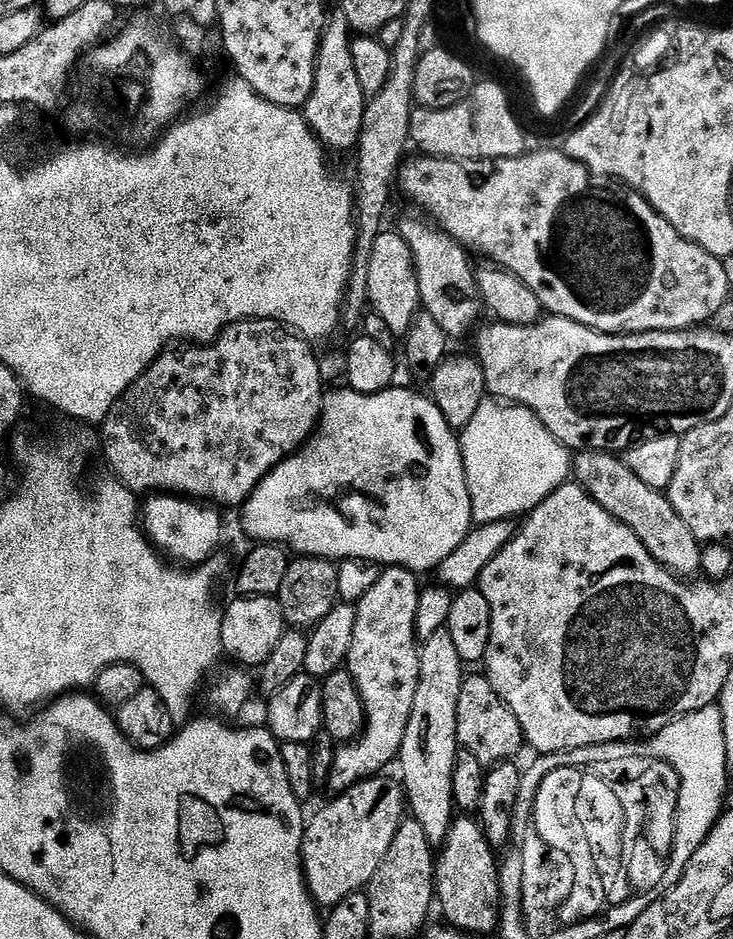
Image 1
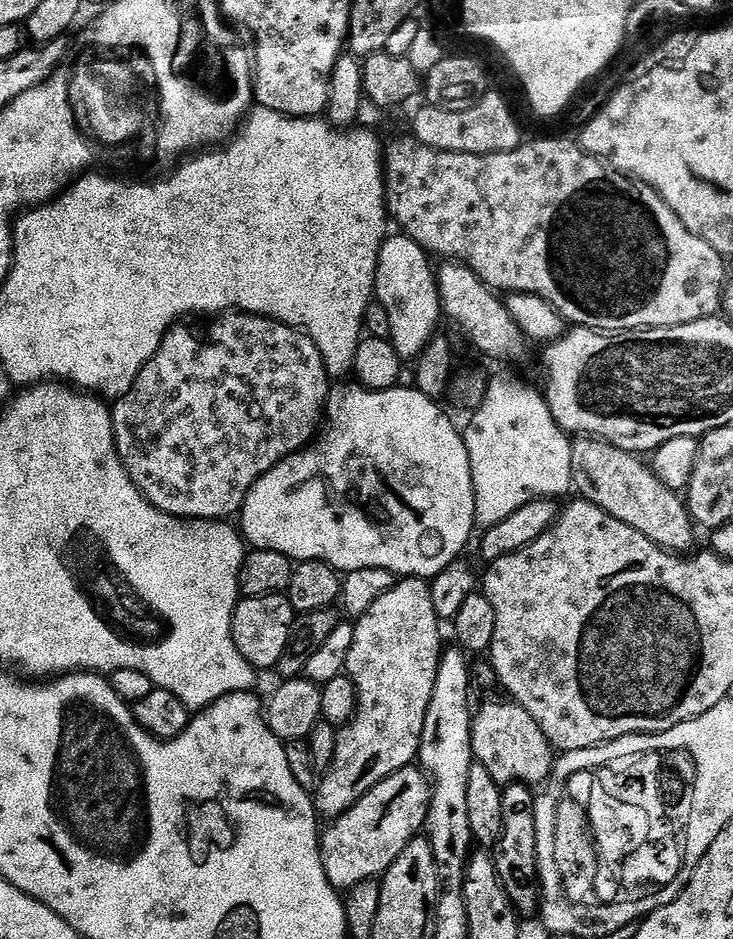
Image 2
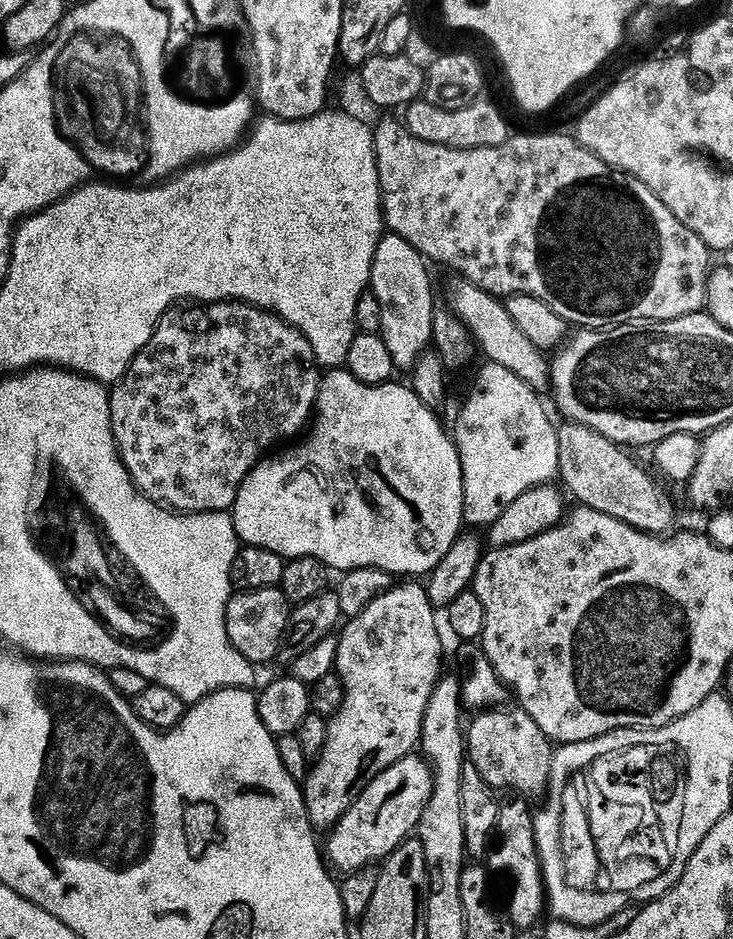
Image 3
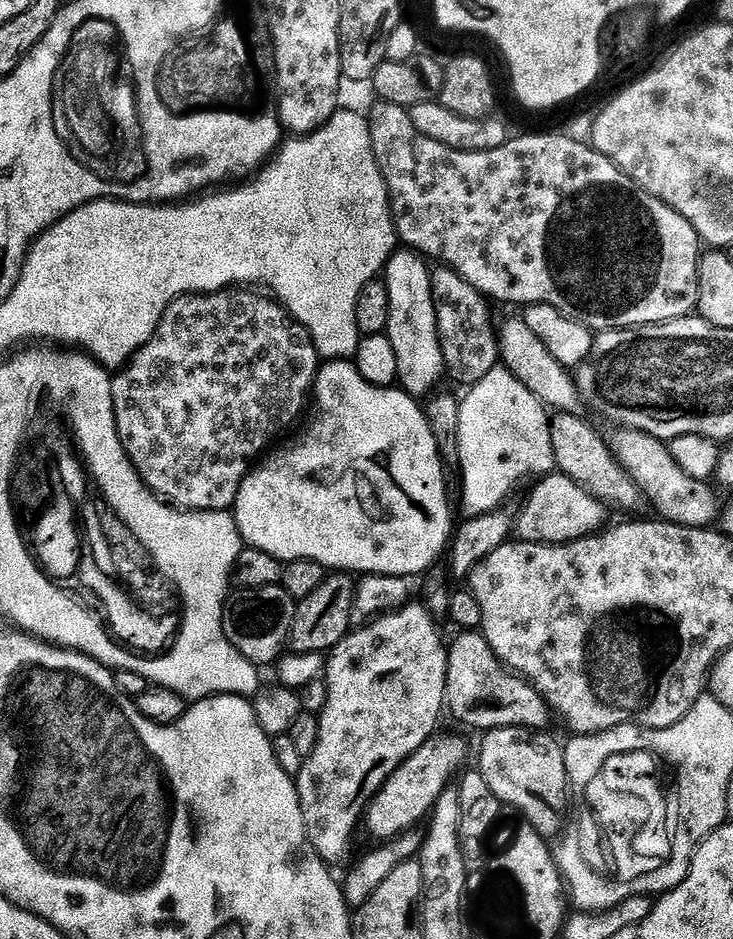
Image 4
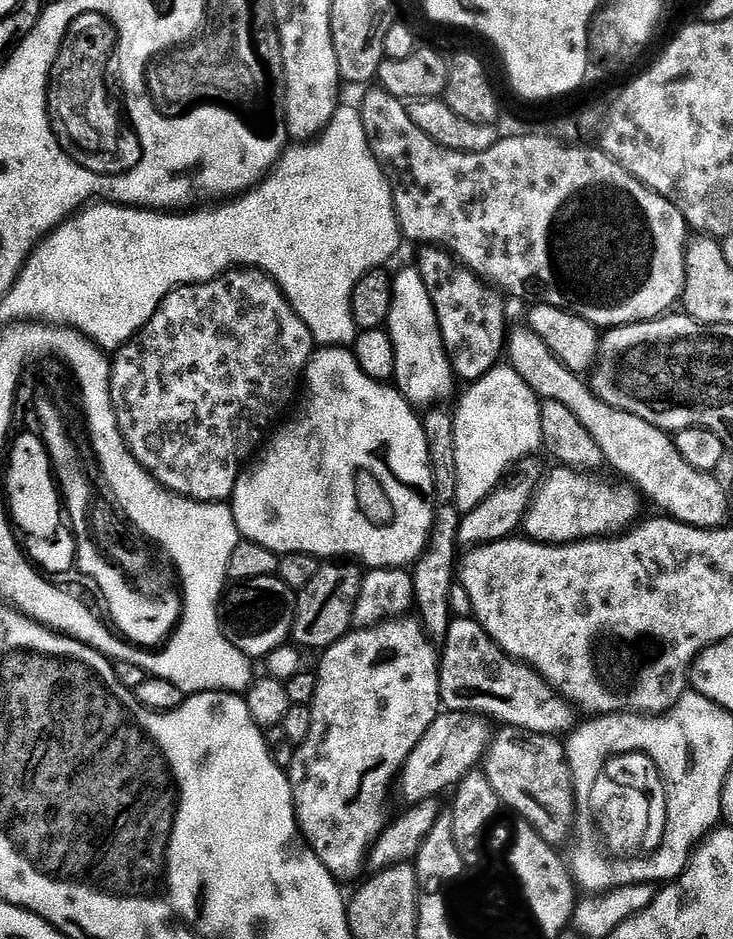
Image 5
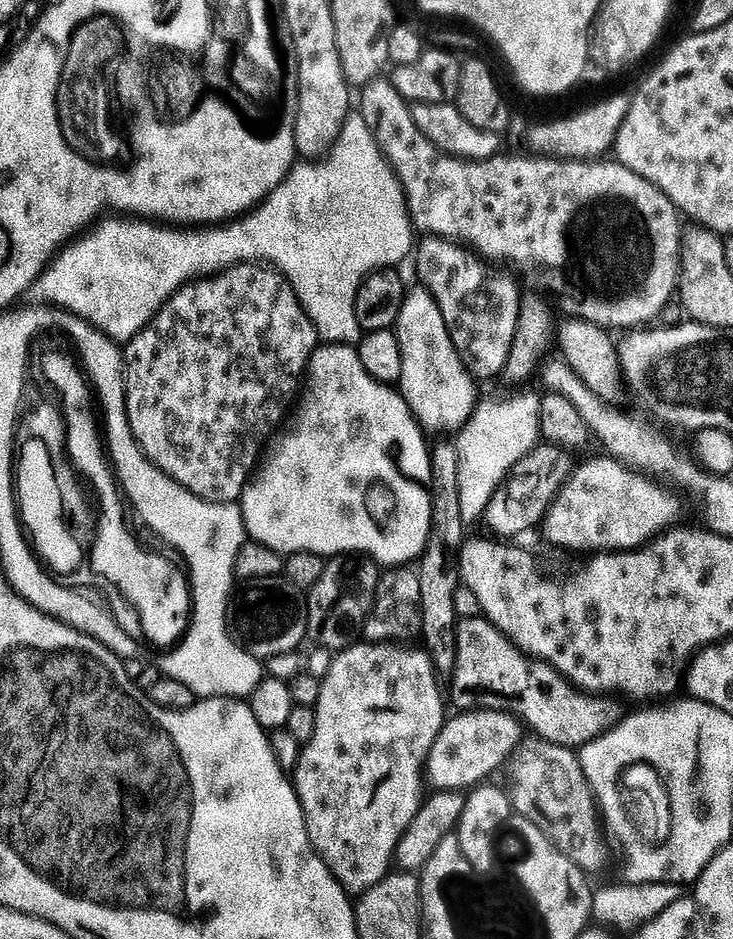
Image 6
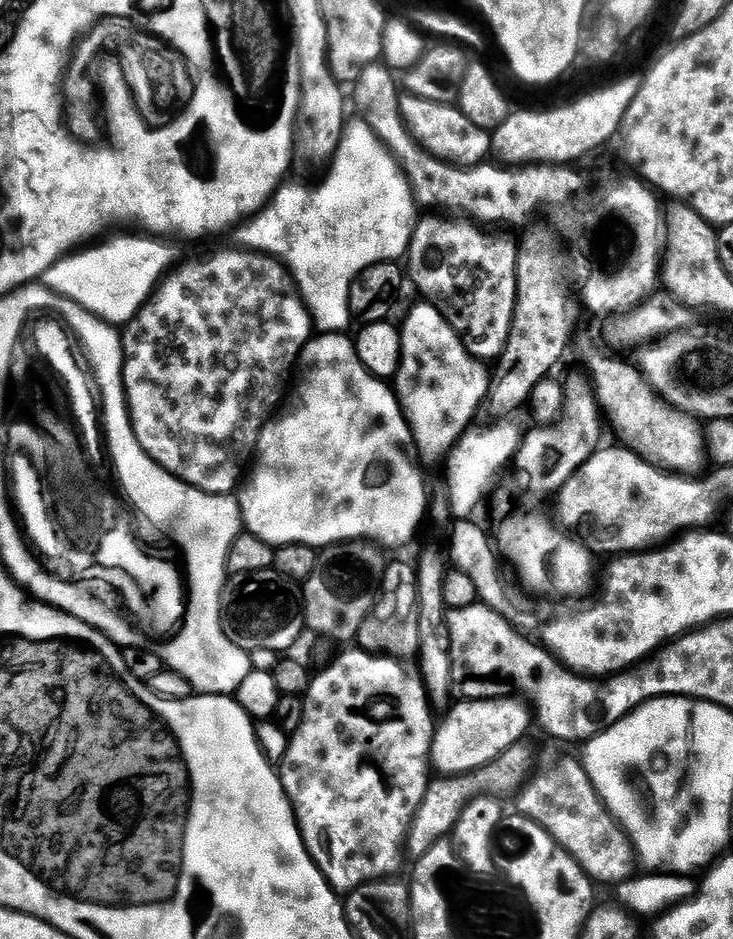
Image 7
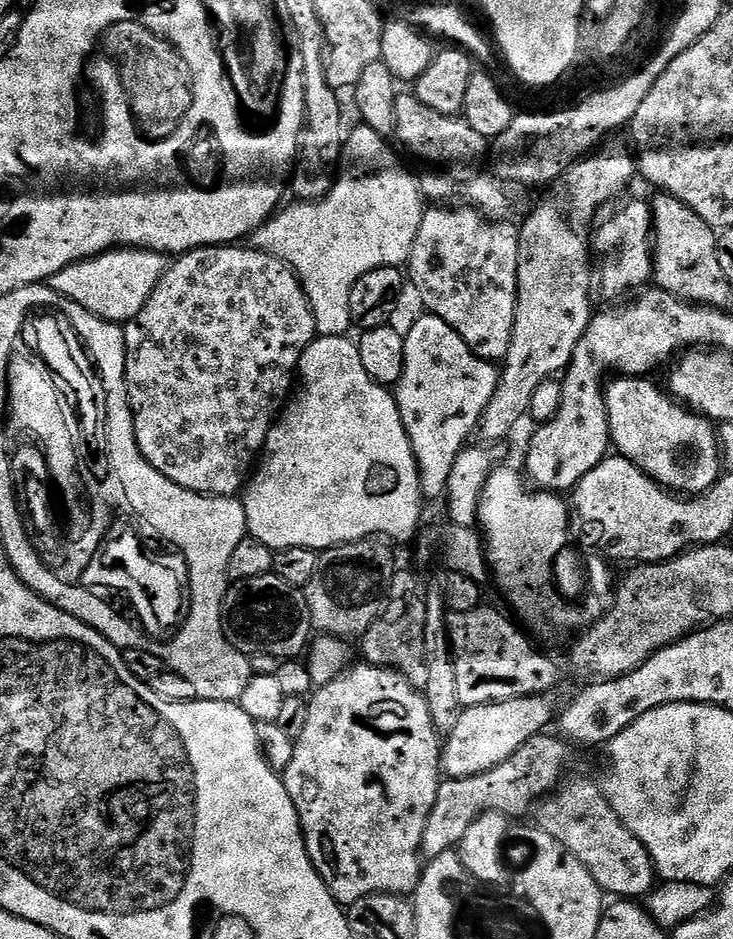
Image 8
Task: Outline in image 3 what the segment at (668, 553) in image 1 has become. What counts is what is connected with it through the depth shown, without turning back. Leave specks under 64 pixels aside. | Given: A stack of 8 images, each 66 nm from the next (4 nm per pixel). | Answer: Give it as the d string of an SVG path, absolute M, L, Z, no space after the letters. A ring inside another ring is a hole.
M571 422L561 423L557 436L561 462L559 479L564 480L563 487L570 496L572 491L576 502L598 510L598 514L618 518L618 522L626 522L626 526L650 536L663 537L677 527L675 502L656 485L655 478L642 465L635 464L623 452L625 449L616 440L598 434L598 430L585 424Z

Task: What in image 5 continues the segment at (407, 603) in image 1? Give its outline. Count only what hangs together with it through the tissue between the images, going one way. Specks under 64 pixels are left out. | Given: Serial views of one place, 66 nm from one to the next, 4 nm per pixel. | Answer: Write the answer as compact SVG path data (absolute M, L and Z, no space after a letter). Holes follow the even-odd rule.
M412 618L385 620L372 628L357 628L323 649L321 656L324 657L318 660L316 672L316 697L310 705L310 738L296 748L296 757L287 769L300 834L340 882L352 879L363 868L364 855L380 828L376 817L380 795L395 776L397 779L408 755L442 712L437 645L419 619L408 619Z

